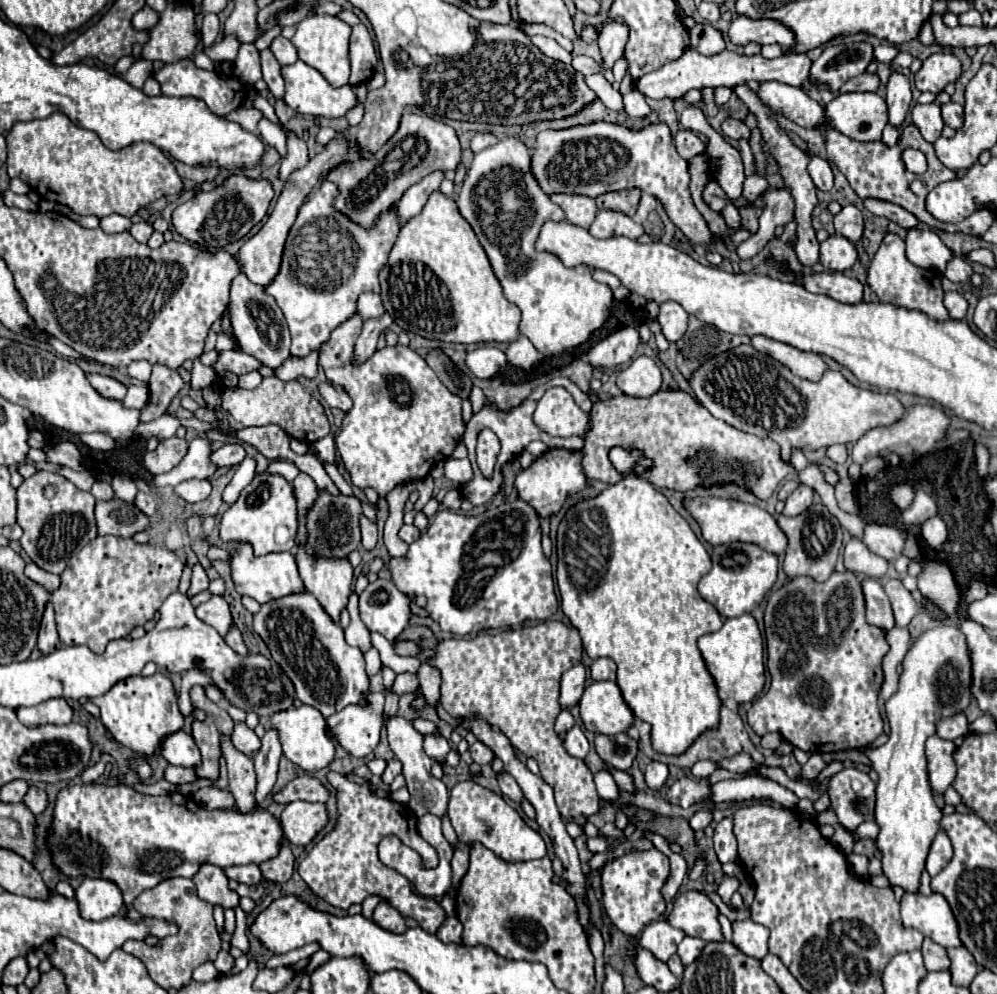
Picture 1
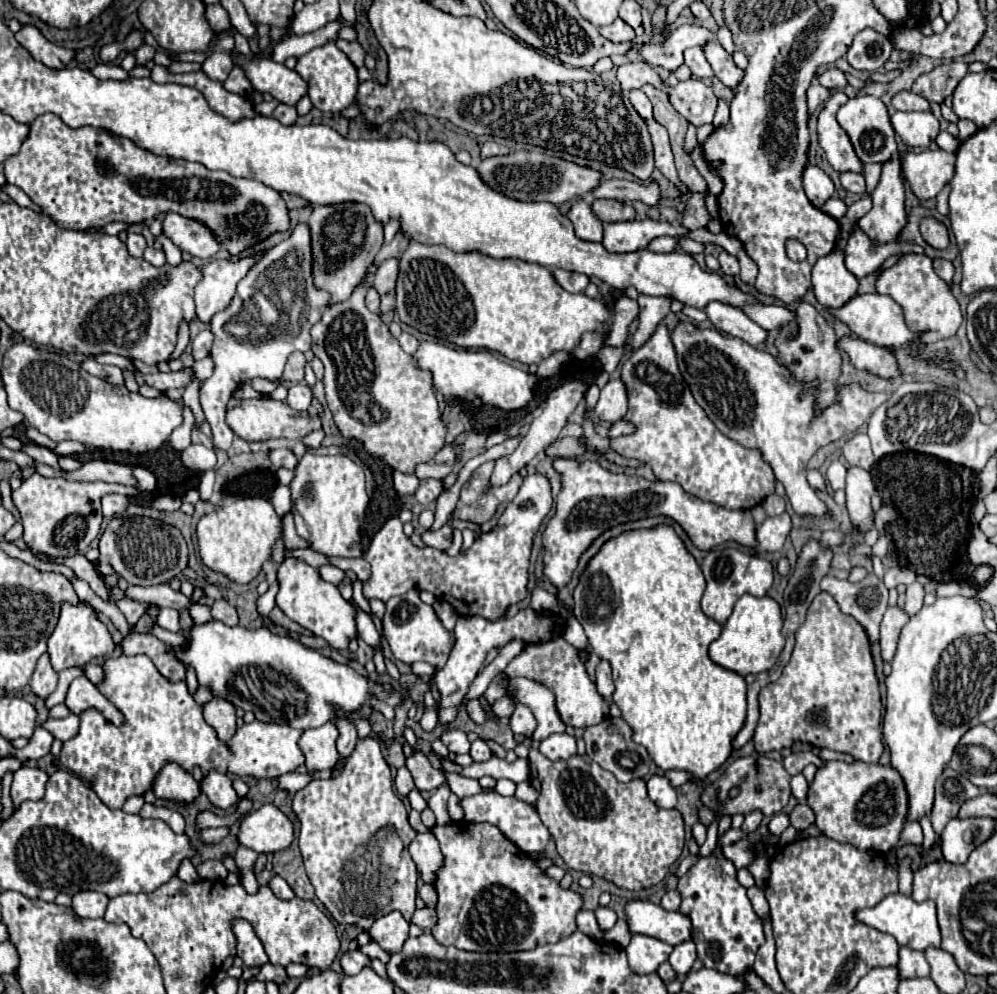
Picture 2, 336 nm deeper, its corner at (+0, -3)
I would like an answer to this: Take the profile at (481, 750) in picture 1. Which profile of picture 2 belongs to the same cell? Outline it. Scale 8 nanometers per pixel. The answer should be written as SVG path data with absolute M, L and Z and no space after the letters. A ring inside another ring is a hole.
M456 728L446 730L446 732L442 732L440 740L442 740L442 744L446 744L446 748L452 754L468 754L468 750L470 750L470 742L462 730L456 730Z

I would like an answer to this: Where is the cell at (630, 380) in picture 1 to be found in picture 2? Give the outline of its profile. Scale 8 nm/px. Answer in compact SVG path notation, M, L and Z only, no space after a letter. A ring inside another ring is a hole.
M610 380L602 390L600 390L600 398L594 406L596 416L602 422L618 422L624 418L628 408L628 394L626 394L626 386L624 382L618 380Z

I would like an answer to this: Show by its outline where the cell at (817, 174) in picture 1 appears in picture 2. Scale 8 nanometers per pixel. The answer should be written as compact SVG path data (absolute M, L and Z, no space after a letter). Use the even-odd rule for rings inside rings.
M808 166L804 170L802 186L804 186L804 192L806 192L808 200L814 206L822 206L834 194L834 182L818 166Z

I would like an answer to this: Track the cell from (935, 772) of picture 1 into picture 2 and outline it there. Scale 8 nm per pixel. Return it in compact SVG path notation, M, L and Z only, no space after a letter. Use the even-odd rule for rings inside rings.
M946 768L942 776L936 780L936 798L930 812L930 822L934 826L934 832L942 834L946 822L958 816L960 806L966 800L976 798L978 794L980 790L974 784L970 784L970 780L958 776L958 772L954 772L952 768Z

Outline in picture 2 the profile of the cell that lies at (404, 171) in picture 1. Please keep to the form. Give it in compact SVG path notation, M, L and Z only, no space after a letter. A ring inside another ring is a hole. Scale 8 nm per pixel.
M346 202L336 206L314 206L308 226L314 252L314 286L326 290L332 304L348 300L382 246L382 224L374 220L368 206Z

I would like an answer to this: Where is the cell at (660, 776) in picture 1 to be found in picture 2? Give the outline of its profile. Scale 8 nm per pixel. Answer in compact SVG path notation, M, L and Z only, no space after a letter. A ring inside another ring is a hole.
M652 776L648 780L648 796L660 808L674 808L676 806L676 790L664 776Z

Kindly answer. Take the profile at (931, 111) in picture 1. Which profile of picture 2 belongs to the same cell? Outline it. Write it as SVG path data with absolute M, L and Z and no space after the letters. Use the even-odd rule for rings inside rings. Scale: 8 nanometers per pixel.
M894 112L890 122L894 132L910 148L926 148L940 130L940 124L932 112Z

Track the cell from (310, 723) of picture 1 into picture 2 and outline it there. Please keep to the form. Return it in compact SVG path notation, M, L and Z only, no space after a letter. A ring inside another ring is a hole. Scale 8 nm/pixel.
M118 656L118 658L108 658L104 662L104 680L96 686L126 718L122 726L114 726L110 720L102 716L96 708L88 708L80 714L80 730L74 738L66 740L60 752L60 762L64 768L70 768L74 774L80 778L86 778L92 790L98 794L98 798L112 810L122 808L126 798L138 794L142 796L152 788L152 782L156 774L164 768L168 762L176 762L182 770L192 772L194 766L202 768L202 774L218 770L226 774L236 774L240 778L268 778L274 780L282 774L294 772L298 766L304 764L304 754L298 748L298 738L300 730L294 730L290 726L280 726L280 724L262 724L254 720L252 724L242 724L236 728L236 734L228 740L222 742L218 740L214 728L210 728L204 722L202 708L194 702L192 694L186 688L186 682L172 682L166 680L152 664L148 656Z

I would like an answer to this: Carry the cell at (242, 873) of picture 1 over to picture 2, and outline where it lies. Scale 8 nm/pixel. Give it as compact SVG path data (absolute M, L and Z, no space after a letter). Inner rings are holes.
M274 876L272 880L270 880L270 884L268 884L270 888L272 888L272 892L278 896L278 898L282 898L282 900L290 900L290 898L294 898L296 894L294 894L294 890L288 886L288 882L286 880L282 880L280 876Z

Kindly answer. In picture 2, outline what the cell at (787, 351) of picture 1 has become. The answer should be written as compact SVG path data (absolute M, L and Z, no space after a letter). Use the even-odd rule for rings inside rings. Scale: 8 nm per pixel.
M710 302L706 304L704 312L708 320L716 326L716 330L728 336L736 336L748 342L750 346L760 346L766 340L766 330L760 328L754 320L750 320L740 308L722 302Z

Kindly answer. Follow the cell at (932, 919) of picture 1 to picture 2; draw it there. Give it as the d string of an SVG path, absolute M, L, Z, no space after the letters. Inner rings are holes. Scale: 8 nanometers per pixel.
M890 894L874 908L864 908L854 914L854 918L870 928L886 932L898 940L900 946L908 946L912 950L926 950L928 946L940 948L940 928L936 920L936 906L934 902L914 902L910 896L904 894Z

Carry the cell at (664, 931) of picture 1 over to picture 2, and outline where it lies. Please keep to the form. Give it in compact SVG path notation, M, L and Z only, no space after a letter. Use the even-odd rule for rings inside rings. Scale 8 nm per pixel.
M634 934L630 944L626 946L628 964L632 972L638 972L638 974L656 972L658 966L668 960L670 952L672 952L670 944L642 934Z

